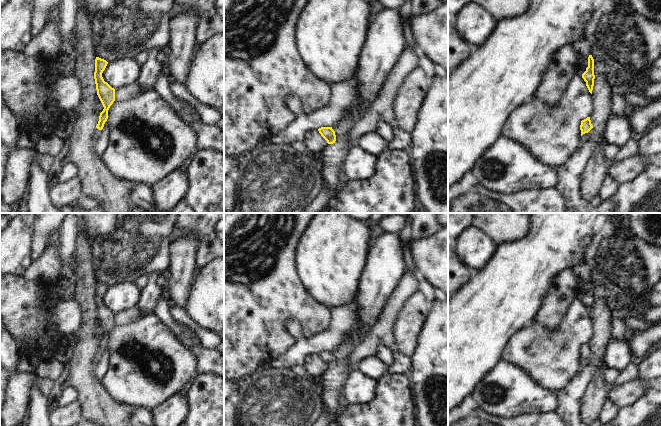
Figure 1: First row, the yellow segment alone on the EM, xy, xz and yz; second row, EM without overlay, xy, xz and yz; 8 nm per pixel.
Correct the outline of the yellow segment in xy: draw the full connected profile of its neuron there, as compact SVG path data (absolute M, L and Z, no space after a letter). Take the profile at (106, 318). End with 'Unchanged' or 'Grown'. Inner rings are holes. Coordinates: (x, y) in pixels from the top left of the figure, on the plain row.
M96 281L94 303L97 319L104 333L100 337L98 348L93 356L93 362L95 364L101 359L104 348L108 343L108 334L115 325L115 313L105 306L102 301L102 297L105 294L107 288L108 286L106 284Z. Grown

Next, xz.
M321 351L318 353L321 360L327 365L328 368L333 368L336 365L335 355L332 351Z. Unchanged

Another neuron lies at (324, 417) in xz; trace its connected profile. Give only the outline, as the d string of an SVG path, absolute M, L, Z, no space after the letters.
M321 398L322 408L319 417L312 426L328 426L330 423L330 414L323 406L323 399Z

